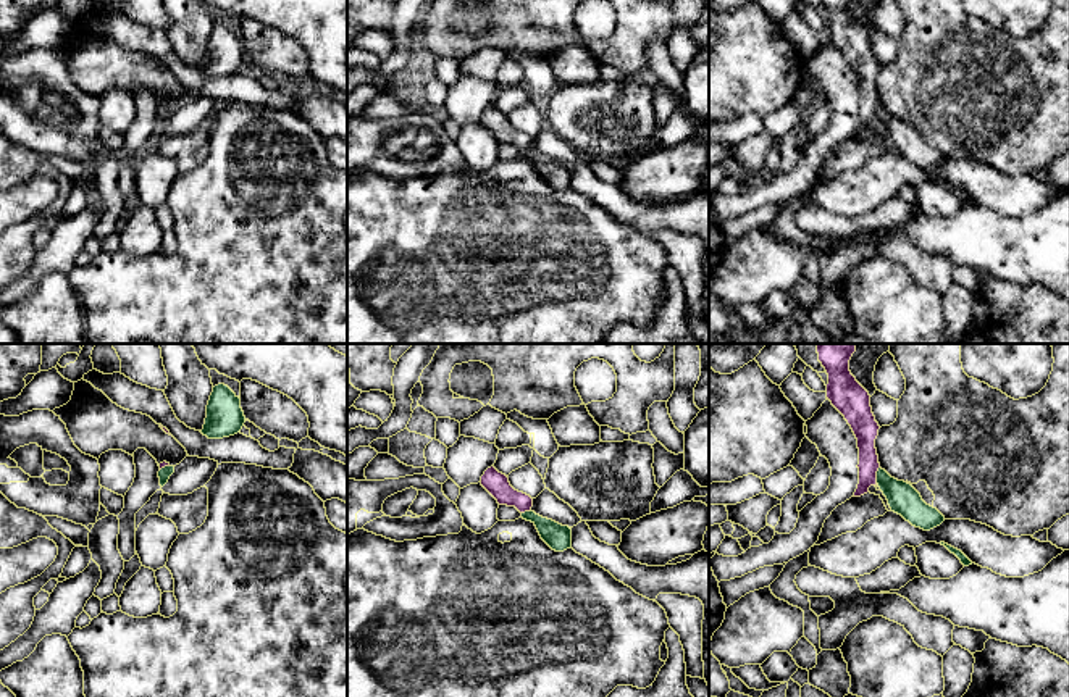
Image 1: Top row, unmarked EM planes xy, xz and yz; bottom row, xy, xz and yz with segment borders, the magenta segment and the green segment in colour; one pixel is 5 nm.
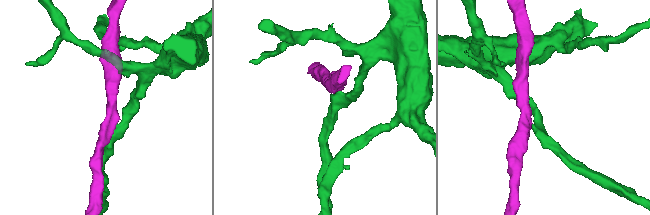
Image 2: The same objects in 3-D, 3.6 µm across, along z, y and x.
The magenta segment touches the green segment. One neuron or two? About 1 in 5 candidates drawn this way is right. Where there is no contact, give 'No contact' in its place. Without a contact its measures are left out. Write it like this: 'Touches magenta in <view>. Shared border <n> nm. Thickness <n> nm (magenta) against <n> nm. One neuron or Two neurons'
Touches magenta in yz. Shared border 90 nm. Thickness 130 nm (magenta) against 160 nm. Two neurons

